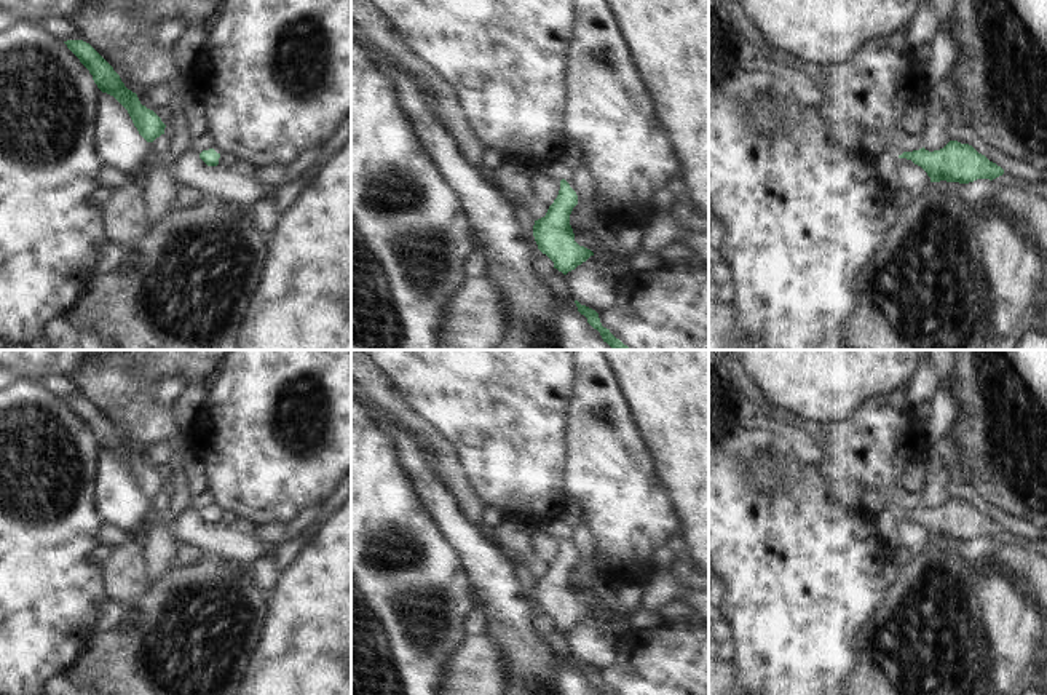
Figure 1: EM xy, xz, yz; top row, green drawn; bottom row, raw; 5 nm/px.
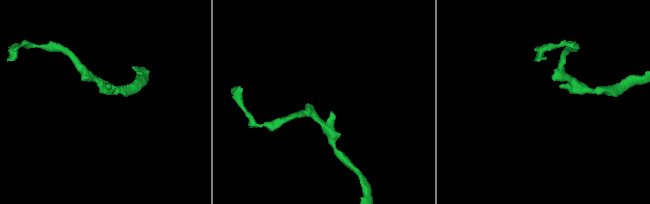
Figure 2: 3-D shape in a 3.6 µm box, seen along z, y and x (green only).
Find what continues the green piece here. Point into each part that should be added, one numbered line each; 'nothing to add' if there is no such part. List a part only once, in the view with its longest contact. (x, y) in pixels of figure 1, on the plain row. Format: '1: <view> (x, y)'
nothing to add

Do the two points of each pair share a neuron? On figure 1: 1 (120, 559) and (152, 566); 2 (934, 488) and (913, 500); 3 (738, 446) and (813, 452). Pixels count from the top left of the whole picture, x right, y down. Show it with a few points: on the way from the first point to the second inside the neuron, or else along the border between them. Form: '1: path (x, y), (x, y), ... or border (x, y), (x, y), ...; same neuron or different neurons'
1: border (141, 542), (142, 569), (150, 583); different neurons
2: border (921, 491), (923, 504); different neurons
3: border (757, 430), (779, 433), (789, 443), (790, 451); different neurons

